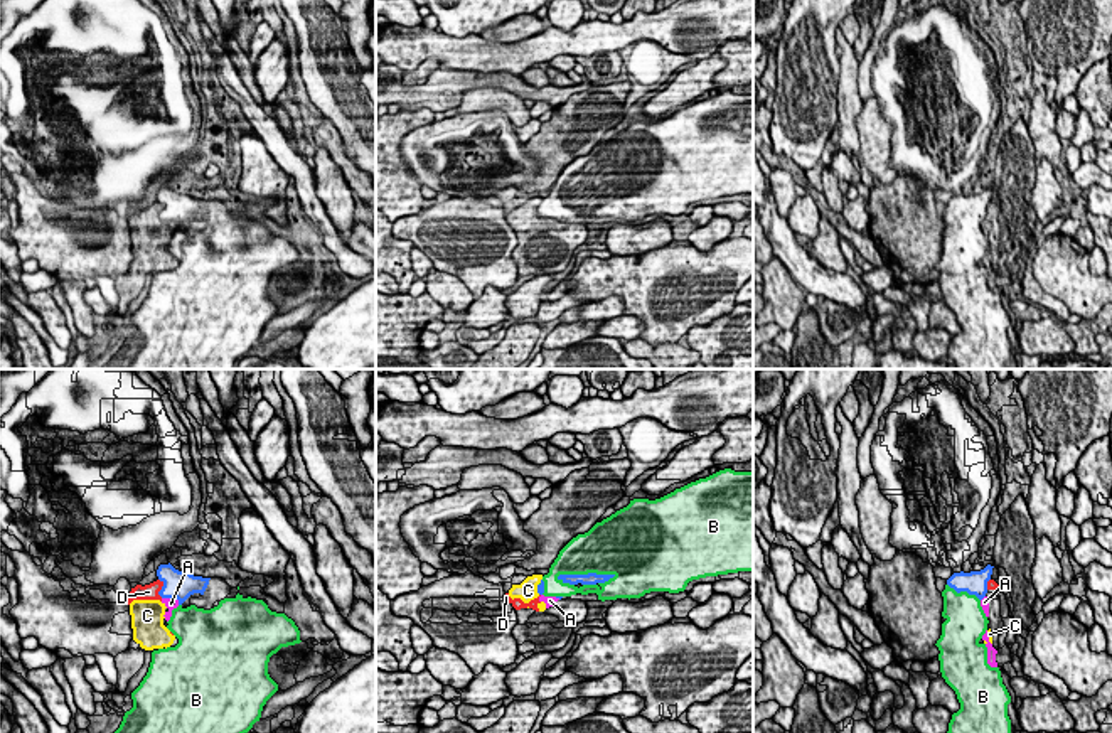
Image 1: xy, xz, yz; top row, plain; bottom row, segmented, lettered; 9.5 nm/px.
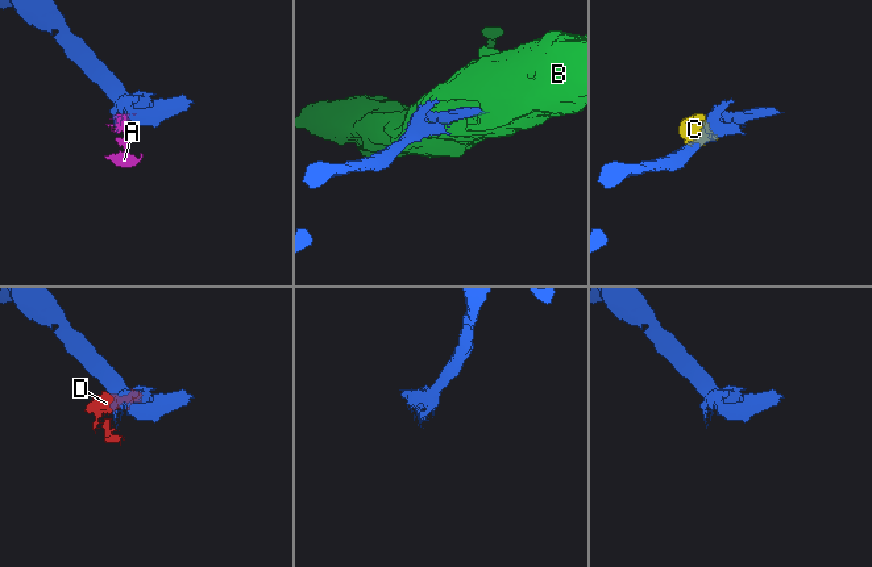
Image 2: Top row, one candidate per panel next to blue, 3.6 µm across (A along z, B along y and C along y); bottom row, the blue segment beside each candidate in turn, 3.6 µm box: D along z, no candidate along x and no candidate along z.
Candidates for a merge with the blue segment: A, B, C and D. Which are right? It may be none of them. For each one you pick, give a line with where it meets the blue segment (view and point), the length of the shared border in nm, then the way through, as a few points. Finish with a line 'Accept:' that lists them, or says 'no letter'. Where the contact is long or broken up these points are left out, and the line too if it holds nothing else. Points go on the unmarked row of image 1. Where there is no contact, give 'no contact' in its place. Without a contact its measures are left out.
B: meets blue in xz at (585, 197); contact 600 nm long
Accept: B

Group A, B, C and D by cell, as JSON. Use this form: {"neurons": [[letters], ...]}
{"neurons": [["A", "C", "D"], ["B"]]}

